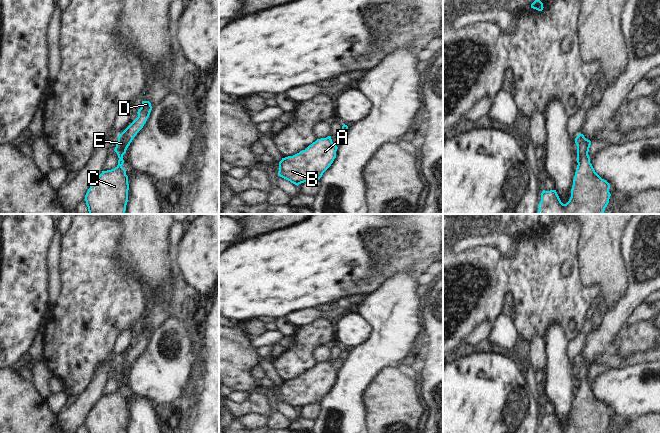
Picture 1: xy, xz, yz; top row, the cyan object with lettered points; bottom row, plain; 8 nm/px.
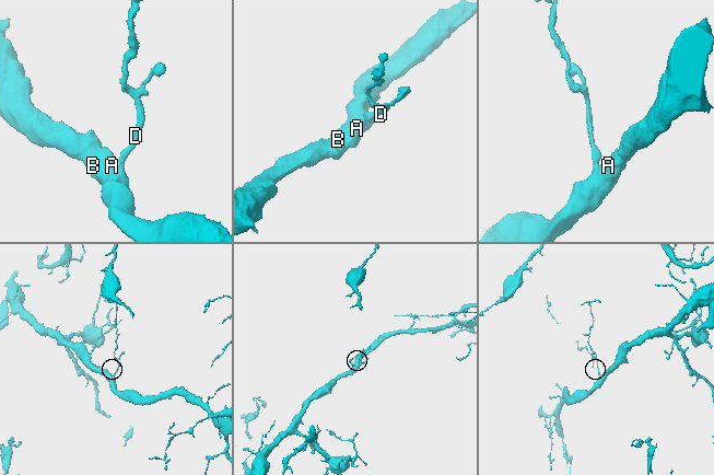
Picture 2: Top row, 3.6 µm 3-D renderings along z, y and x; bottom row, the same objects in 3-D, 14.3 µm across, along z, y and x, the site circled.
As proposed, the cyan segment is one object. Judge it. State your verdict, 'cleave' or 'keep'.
keep

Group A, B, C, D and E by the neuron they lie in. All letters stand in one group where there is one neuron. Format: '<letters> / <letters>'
A B C D E

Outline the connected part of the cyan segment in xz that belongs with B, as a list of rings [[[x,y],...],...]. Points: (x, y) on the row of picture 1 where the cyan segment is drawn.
[[[331,136],[317,139],[305,150],[282,158],[278,176],[297,186],[307,181],[319,180],[336,158],[337,149]]]

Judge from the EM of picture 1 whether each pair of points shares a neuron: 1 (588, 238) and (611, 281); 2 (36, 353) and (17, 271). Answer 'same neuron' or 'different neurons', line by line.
1: same neuron
2: different neurons

